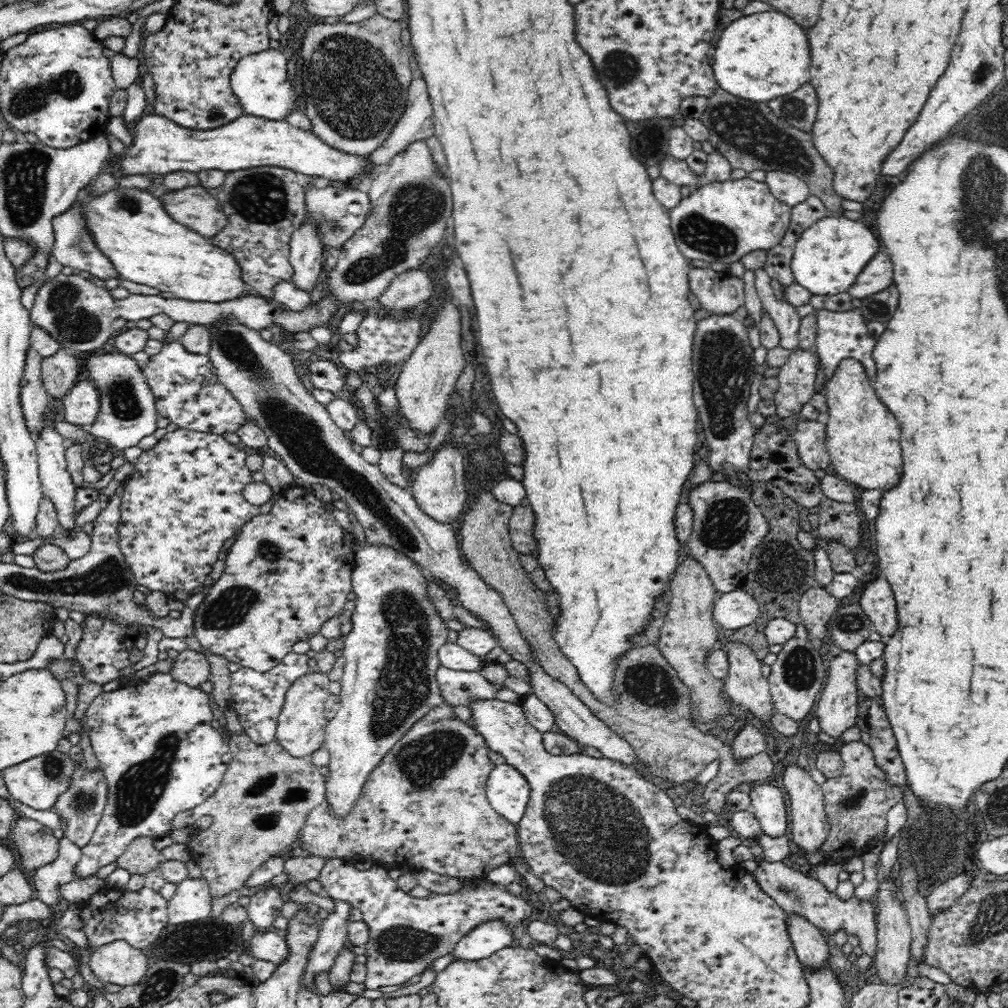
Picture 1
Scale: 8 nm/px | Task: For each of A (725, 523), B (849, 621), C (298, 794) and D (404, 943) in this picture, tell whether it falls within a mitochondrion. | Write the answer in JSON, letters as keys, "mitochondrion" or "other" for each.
{"A":"mitochondrion","B":"mitochondrion","C":"mitochondrion","D":"mitochondrion"}

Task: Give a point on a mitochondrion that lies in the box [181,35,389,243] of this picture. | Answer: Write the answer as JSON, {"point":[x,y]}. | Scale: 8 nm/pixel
{"point":[261,198]}

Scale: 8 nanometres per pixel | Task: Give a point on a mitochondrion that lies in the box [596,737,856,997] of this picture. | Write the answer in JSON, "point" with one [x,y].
{"point":[789,890]}

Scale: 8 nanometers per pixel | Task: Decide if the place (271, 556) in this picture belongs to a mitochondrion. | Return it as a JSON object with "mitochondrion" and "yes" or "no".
{"mitochondrion":"yes"}

